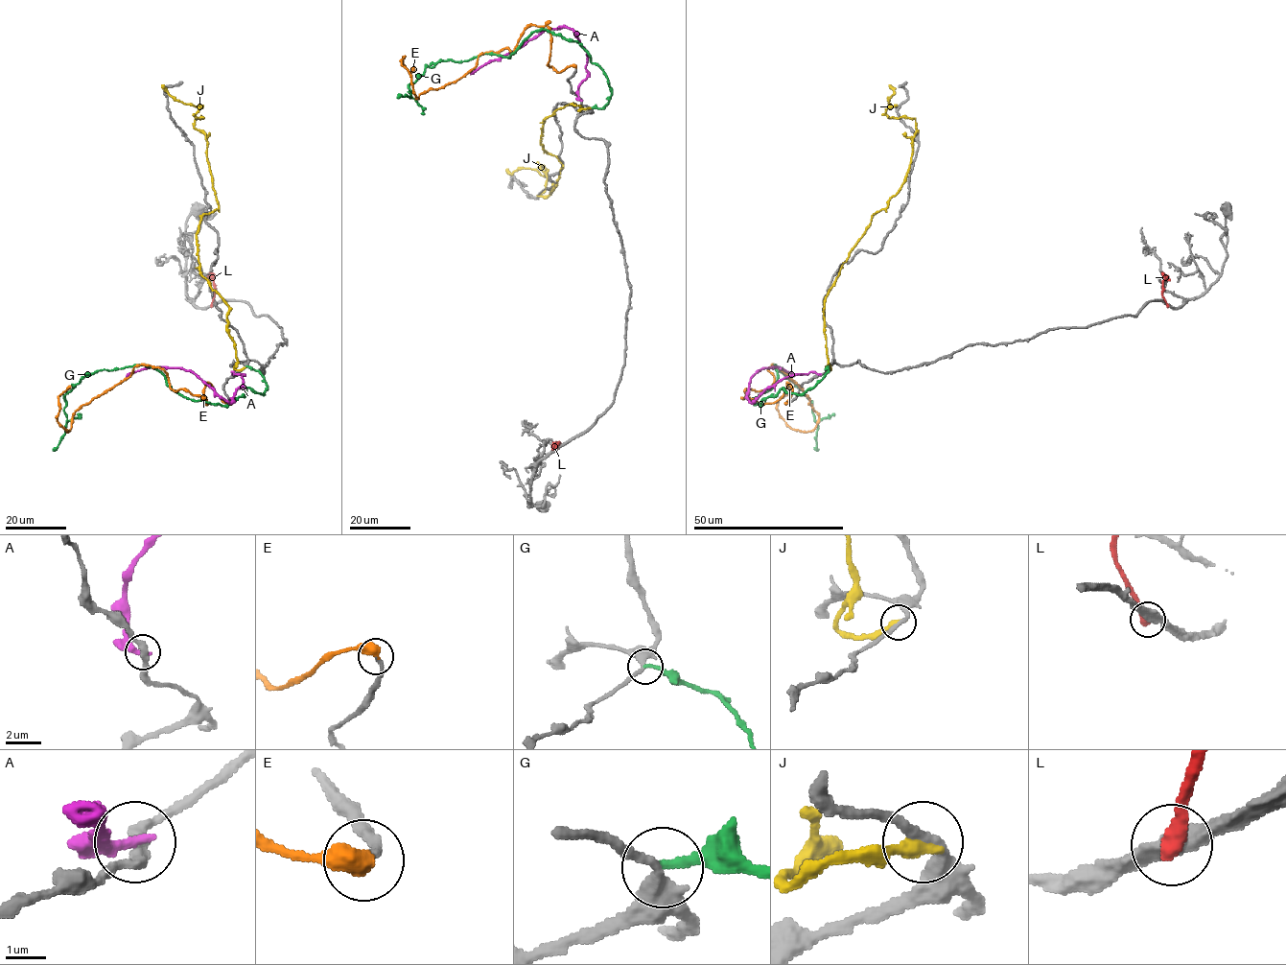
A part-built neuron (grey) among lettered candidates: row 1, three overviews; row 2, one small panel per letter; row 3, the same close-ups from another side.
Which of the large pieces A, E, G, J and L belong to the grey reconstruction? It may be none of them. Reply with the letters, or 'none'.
E

